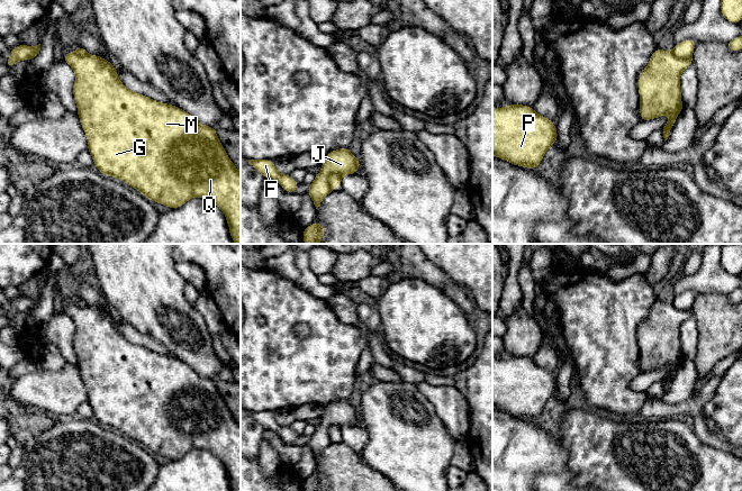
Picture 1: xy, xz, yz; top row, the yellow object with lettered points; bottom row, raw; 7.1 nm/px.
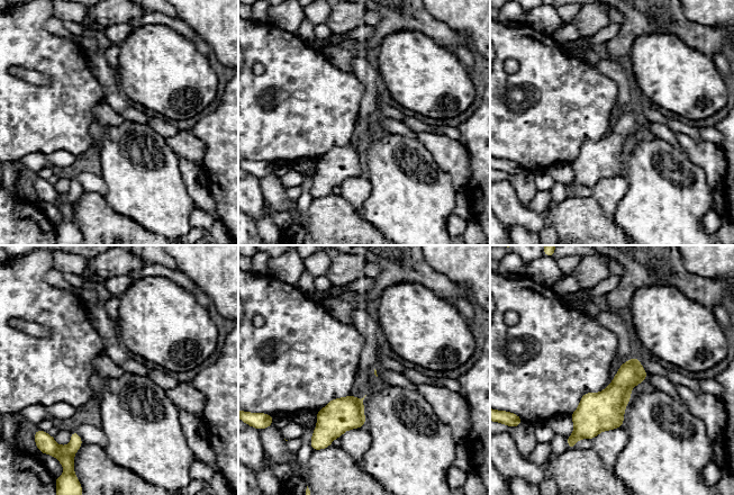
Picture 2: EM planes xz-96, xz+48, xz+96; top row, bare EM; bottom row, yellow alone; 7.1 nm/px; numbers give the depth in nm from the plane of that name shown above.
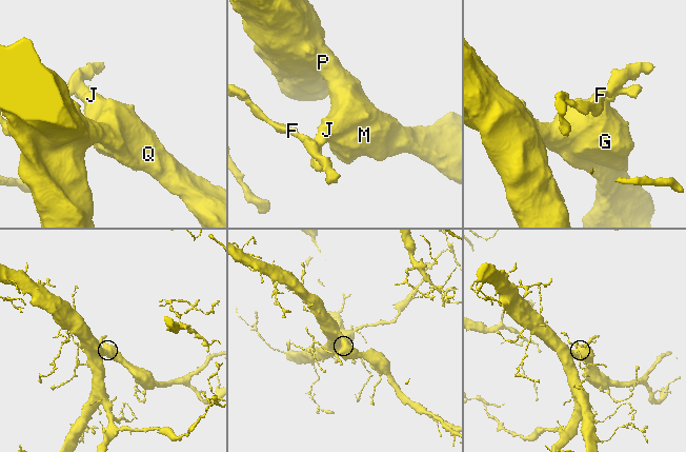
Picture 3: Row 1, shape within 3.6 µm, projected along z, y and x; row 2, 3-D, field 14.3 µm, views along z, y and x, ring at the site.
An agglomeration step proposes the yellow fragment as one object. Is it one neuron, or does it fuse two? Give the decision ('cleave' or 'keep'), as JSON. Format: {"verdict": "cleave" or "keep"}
{"verdict": "cleave"}

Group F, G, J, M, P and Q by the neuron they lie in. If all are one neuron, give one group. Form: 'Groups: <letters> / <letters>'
Groups: F / G J M P Q

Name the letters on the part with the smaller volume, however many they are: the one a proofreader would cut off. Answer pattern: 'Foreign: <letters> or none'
Foreign: F

